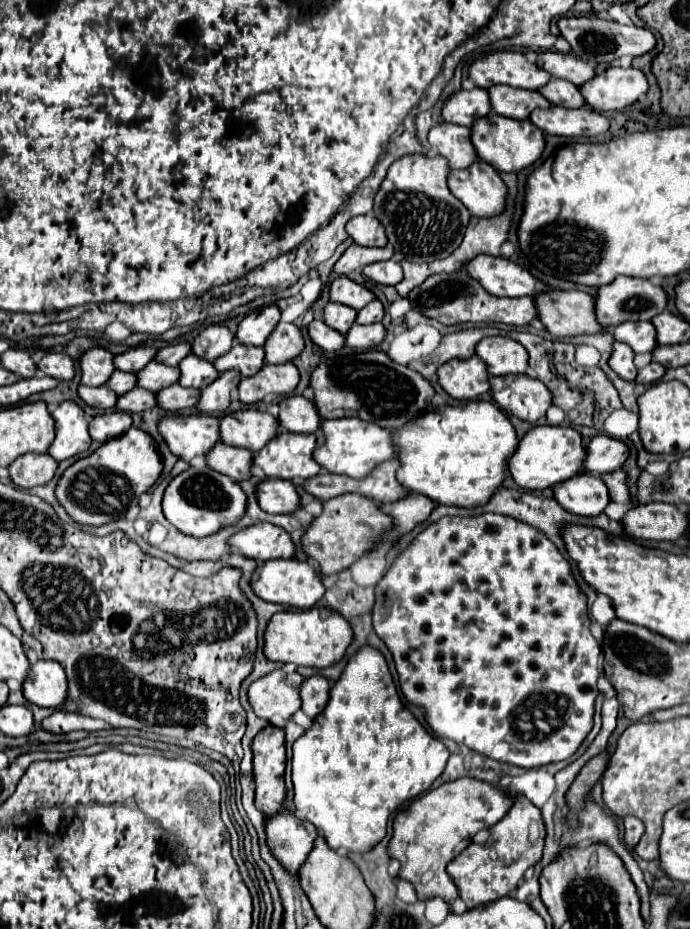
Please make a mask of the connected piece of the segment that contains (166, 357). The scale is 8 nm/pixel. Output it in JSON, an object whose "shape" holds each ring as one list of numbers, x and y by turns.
{"shape":[[177,342,177,344,169,344,165,348,161,348,155,356,157,362,169,364,169,366,177,366,185,356,191,354,191,344,189,342]]}

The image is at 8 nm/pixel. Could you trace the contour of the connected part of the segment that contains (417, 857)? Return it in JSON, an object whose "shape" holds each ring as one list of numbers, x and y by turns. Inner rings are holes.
{"shape":[[473,778,447,782,415,798,393,820,393,838,387,846,387,852,391,858,401,862,397,876,415,886,417,900,421,902,427,898,441,898,445,902,457,900,457,888,445,872,445,866,453,860,453,856,471,844,479,830,497,824,509,812,509,808,511,800,503,790,485,782,475,782]]}

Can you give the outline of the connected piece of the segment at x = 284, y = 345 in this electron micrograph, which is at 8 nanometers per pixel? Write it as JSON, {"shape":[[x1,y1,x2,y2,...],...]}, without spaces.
{"shape":[[279,322,279,326,275,326,275,334,271,334,271,338,267,338,265,342,265,362,283,364,299,356,303,348,305,340,301,328,297,328,295,324]]}

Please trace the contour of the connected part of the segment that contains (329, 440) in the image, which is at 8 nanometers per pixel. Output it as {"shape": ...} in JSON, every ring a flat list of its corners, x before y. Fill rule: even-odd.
{"shape":[[361,418,323,420,321,432,325,436,325,442,315,448,315,462,331,474,363,478,363,474,371,472,371,466,395,458,395,450,391,450,391,432,381,426,373,426,371,422,363,422]]}

